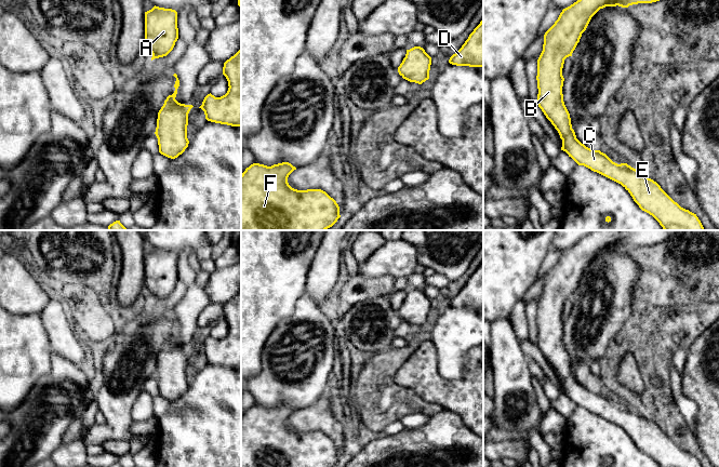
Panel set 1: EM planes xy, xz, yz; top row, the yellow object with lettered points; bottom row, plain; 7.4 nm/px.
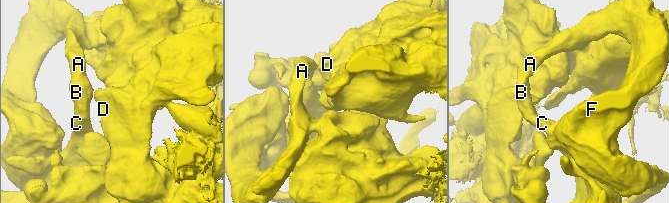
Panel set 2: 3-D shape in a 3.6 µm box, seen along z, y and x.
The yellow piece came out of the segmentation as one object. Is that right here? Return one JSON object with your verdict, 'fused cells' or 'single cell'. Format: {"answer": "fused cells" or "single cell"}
{"answer": "single cell"}

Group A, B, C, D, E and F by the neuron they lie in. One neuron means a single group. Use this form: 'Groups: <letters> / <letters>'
Groups: A B C D E F

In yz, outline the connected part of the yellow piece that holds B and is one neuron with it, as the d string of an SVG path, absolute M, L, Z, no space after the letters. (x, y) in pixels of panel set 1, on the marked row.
M577 0L563 9L544 35L543 51L537 59L536 104L558 131L562 139L561 150L578 165L621 184L639 208L652 215L664 230L705 230L696 214L681 208L656 182L627 163L617 164L600 150L582 144L572 129L570 114L563 102L564 59L572 56L591 17L605 6L628 8L656 1L660 0Z

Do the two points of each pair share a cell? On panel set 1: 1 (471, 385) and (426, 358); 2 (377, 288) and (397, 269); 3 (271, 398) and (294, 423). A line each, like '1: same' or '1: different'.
1: same
2: different
3: different

